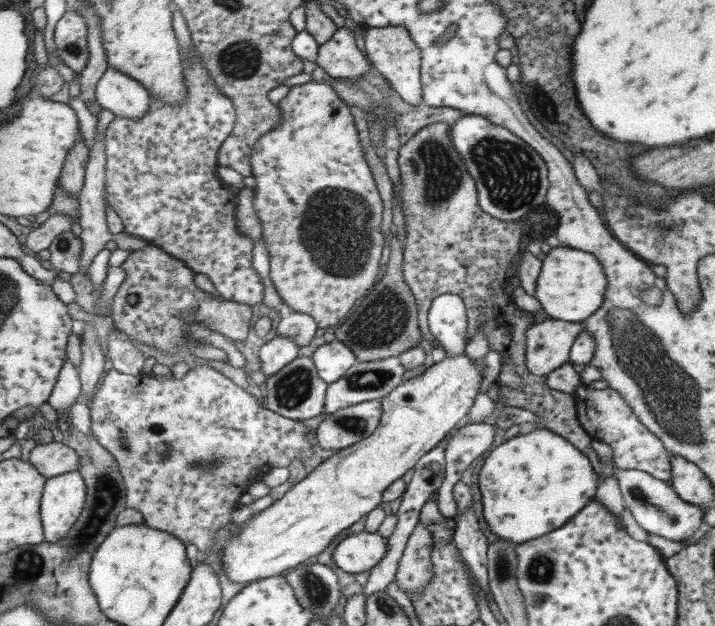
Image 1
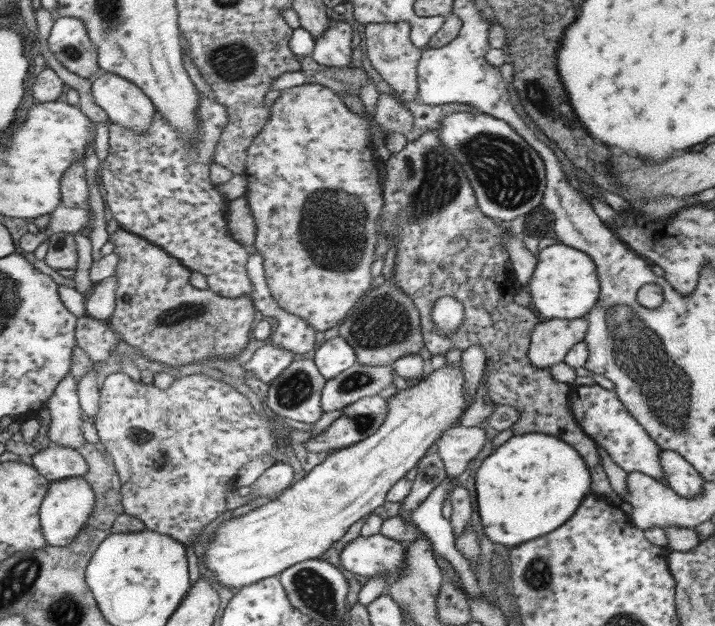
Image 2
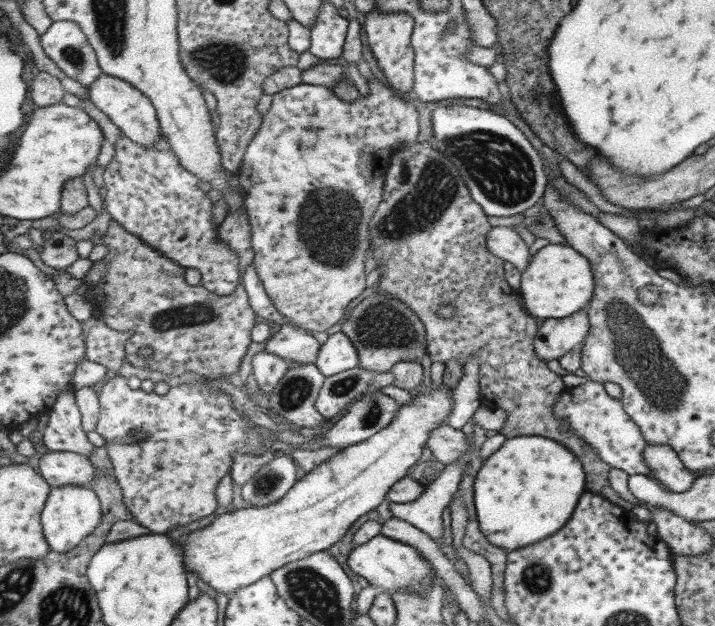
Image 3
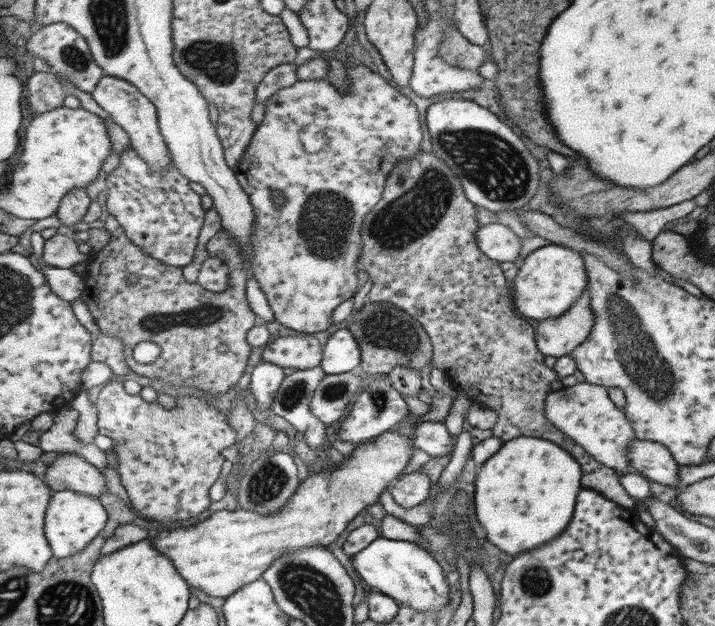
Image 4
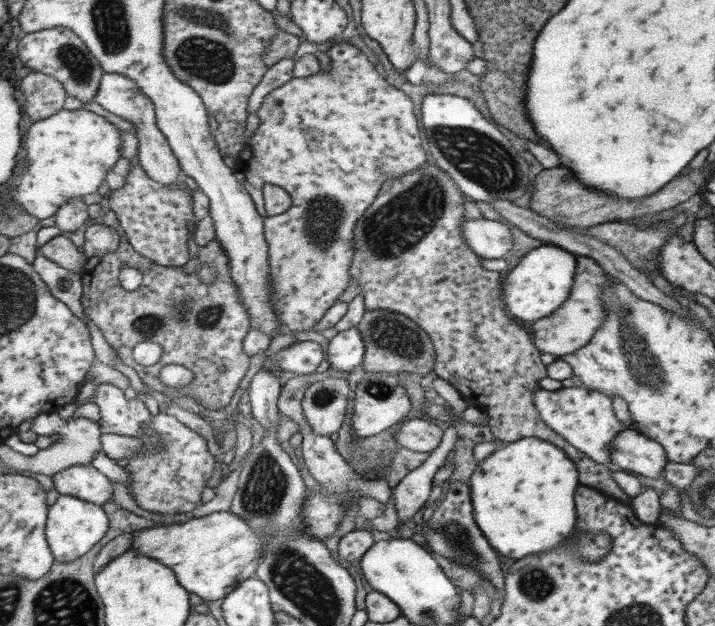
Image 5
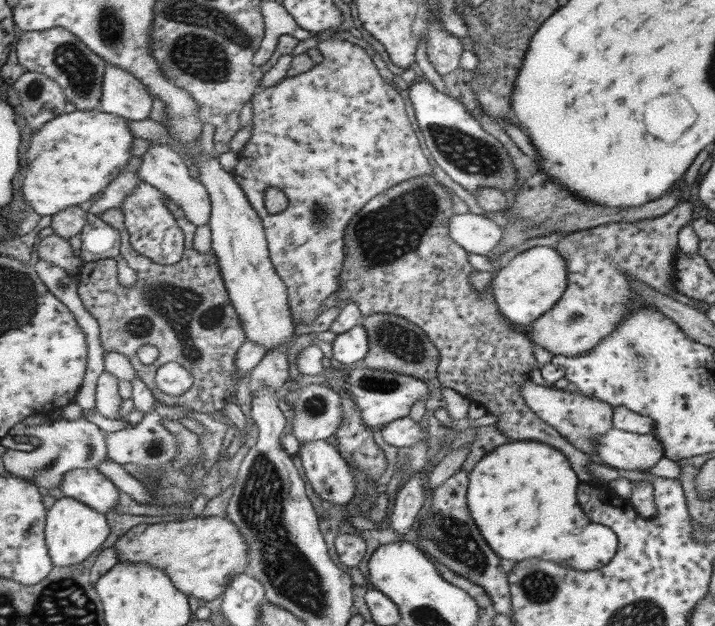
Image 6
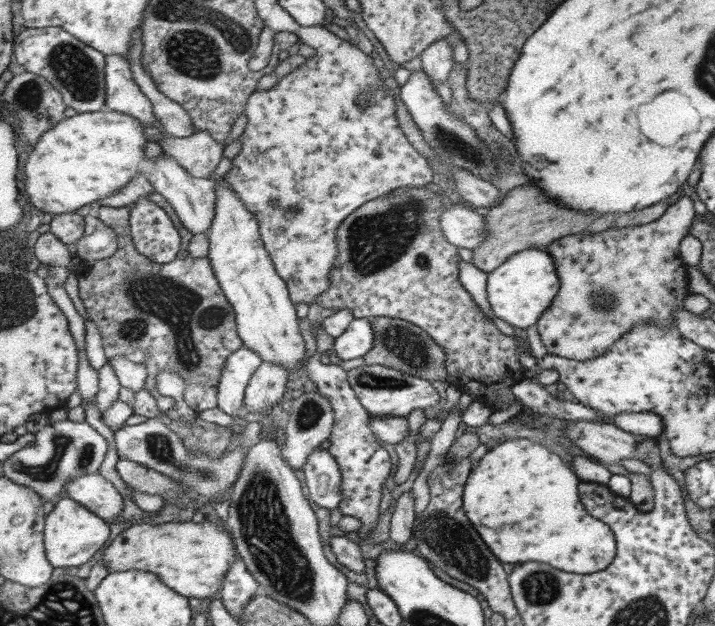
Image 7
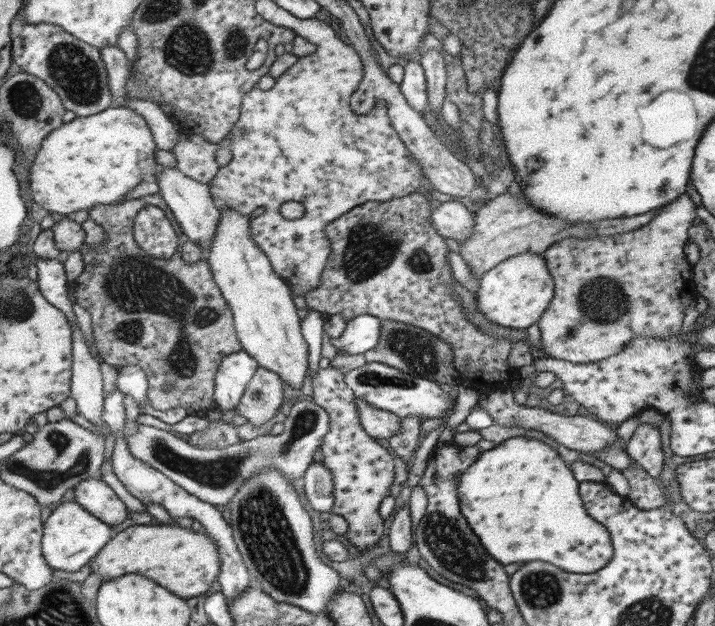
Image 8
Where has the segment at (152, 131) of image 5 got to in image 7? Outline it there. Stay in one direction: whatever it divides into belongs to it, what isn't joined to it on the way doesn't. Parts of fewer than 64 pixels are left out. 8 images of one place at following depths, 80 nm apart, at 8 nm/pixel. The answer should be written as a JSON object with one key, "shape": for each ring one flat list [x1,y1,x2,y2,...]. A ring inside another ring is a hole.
{"shape":[[106,56,106,59,108,98,105,109,124,112,138,118,143,124,160,126,151,100,135,84,128,60,123,56],[164,153,162,157,153,158,152,161,155,164,155,170,151,175,147,175,147,178,154,188,153,192,162,194,169,201,169,204,175,209,176,216,193,236,209,232,216,217,218,201,216,186,220,178,223,178,232,167,232,160,223,157,217,170,208,179,195,178,177,162,177,159]]}

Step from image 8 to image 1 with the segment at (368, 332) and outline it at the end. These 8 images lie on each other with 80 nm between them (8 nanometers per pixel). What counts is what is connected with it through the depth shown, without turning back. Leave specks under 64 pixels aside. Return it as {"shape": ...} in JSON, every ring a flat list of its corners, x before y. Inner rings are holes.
{"shape":[[335,338,318,346,311,357,321,378,329,384,337,382,358,361,356,351]]}

